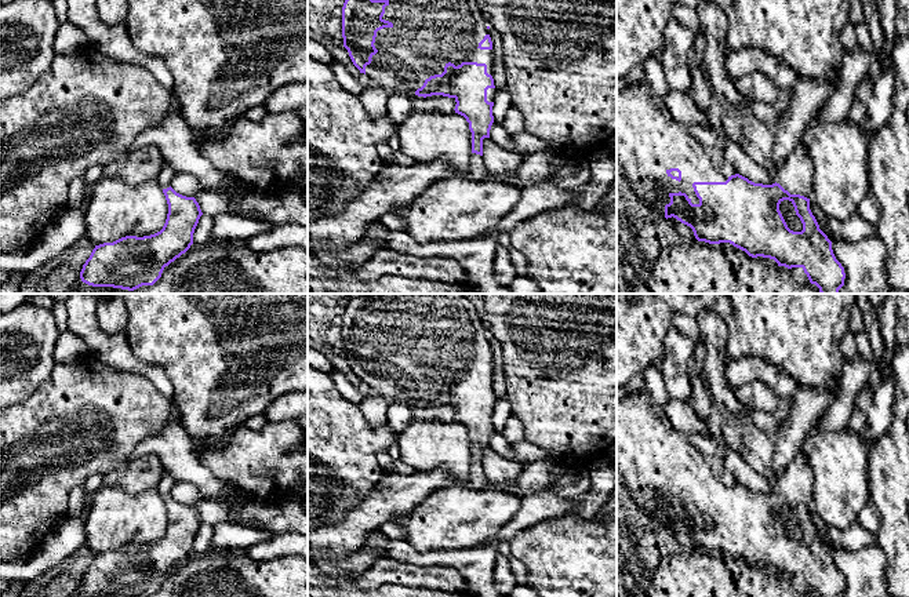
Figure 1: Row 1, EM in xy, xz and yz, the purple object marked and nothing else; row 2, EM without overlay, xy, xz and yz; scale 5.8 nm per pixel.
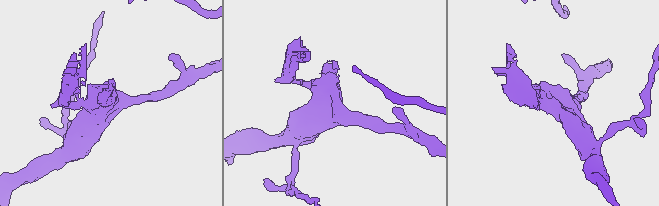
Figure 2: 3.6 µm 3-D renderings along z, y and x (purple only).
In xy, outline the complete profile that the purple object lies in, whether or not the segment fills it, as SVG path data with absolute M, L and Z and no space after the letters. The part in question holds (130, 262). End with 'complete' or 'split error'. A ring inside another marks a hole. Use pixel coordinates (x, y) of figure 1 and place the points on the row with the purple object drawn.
M164 163L157 176L168 204L163 229L150 236L126 236L95 245L80 272L83 283L128 291L153 285L164 267L190 248L203 212L194 197L182 196L171 188L175 175L177 171Z | split error

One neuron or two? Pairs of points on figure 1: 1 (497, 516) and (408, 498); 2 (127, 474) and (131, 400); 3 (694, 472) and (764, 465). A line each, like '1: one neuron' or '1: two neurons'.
1: two neurons
2: two neurons
3: two neurons

